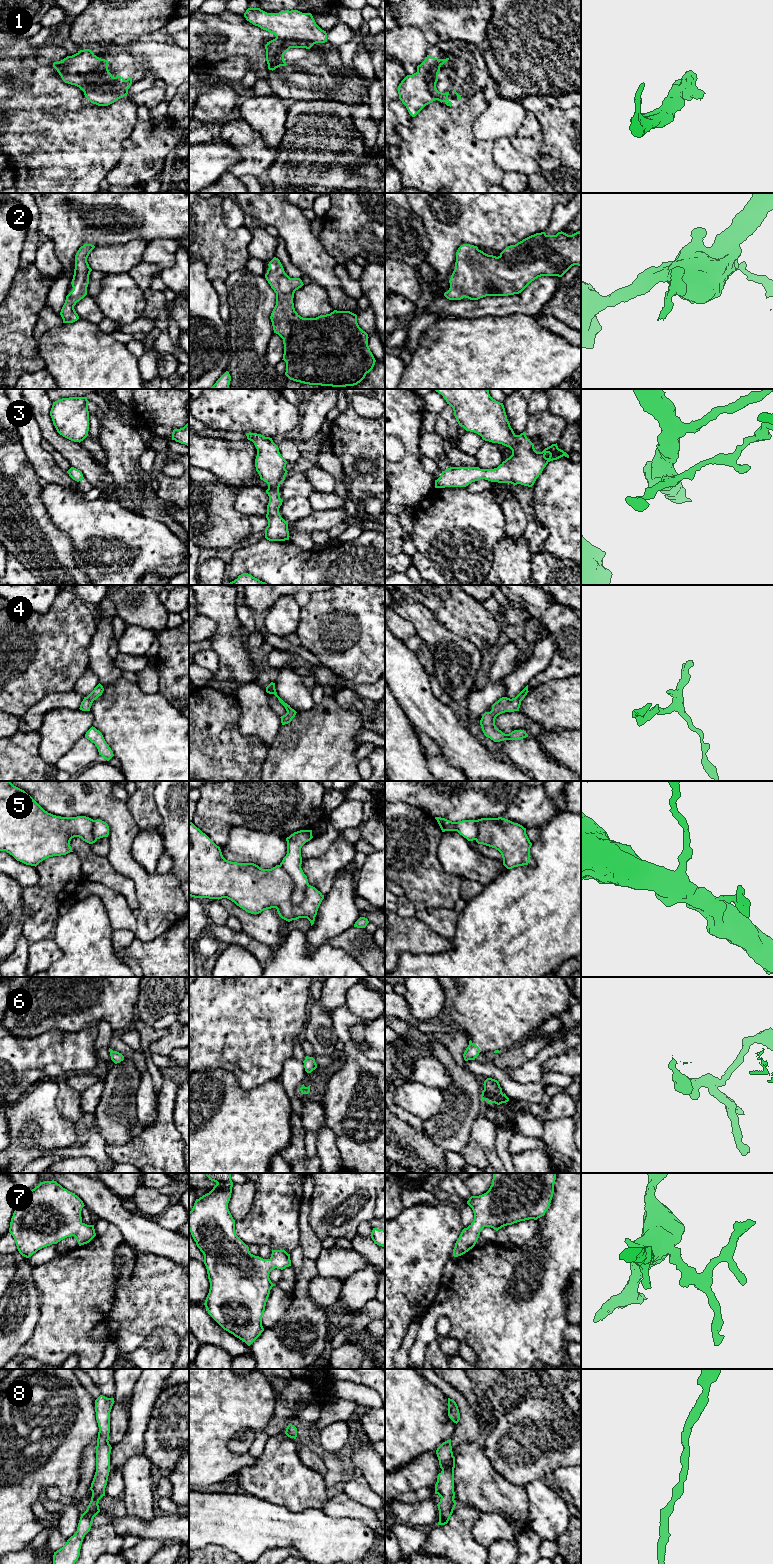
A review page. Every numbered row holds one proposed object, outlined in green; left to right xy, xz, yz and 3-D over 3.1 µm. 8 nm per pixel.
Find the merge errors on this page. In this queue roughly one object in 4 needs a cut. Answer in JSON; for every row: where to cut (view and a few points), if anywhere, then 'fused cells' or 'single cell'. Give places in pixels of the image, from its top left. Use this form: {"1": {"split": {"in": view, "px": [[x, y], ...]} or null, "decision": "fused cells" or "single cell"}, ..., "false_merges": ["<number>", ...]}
{"1": {"split": null, "decision": "single cell"}, "2": {"split": null, "decision": "single cell"}, "3": {"split": null, "decision": "single cell"}, "4": {"split": null, "decision": "single cell"}, "5": {"split": {"in": "xz", "px": [[280, 864], [293, 883], [292, 898], [295, 901], [301, 900]]}, "decision": "fused cells"}, "6": {"split": null, "decision": "single cell"}, "7": {"split": null, "decision": "single cell"}, "8": {"split": null, "decision": "single cell"}, "false_merges": ["5"]}

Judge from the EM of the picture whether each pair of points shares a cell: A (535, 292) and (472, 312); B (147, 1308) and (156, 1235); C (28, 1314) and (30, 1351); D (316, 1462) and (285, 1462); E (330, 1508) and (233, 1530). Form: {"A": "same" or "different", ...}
{"A": "same", "B": "different", "C": "different", "D": "different", "E": "different"}

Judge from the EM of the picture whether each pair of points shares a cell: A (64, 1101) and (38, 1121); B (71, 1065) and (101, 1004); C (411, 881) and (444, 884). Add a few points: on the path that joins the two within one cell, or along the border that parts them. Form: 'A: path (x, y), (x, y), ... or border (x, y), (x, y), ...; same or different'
A: border (57, 1082), (56, 1108), (65, 1118), (73, 1123); different
B: border (96, 1026), (67, 1032); different
C: path (419, 881), (424, 881), (427, 884), (436, 884); same

